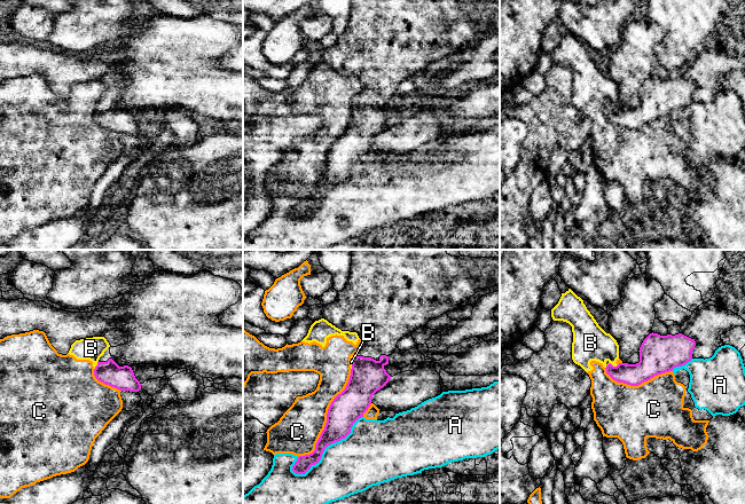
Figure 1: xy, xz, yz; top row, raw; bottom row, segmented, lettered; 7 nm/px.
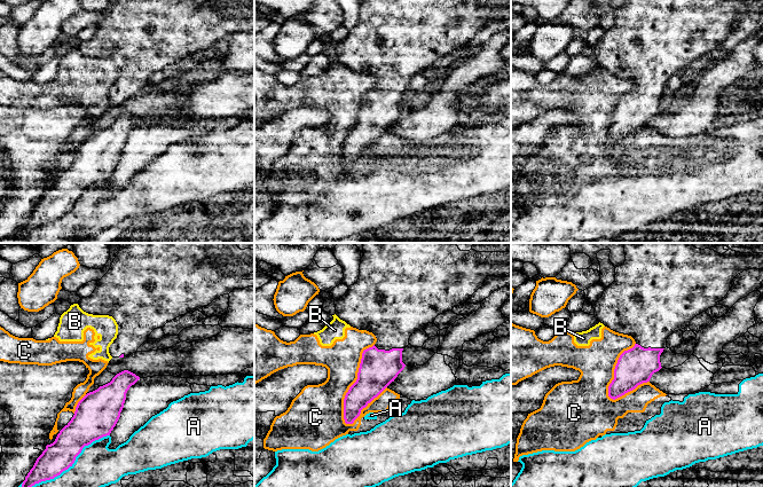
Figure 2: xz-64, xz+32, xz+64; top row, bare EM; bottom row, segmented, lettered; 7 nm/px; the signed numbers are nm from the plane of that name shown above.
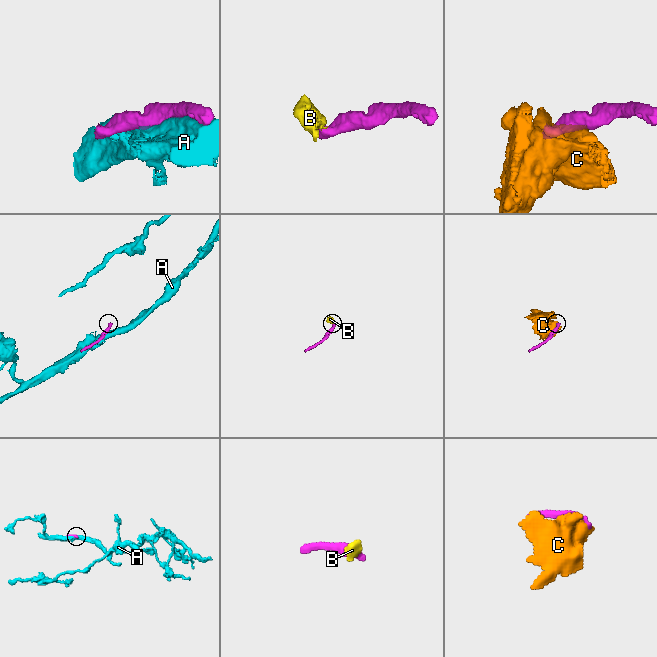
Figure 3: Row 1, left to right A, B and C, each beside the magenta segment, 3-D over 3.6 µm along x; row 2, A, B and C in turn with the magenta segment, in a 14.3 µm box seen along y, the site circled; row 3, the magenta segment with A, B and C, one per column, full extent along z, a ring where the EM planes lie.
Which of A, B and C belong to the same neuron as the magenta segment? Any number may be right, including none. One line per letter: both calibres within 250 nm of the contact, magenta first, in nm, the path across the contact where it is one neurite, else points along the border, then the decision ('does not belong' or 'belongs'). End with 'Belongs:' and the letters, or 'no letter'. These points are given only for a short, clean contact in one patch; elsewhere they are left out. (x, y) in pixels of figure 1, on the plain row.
A: 200/400 nm | does not belong
B: 160/260 nm | along yz (618, 108), (609, 107), (605, 111) | does not belong
C: 220/300 nm | does not belong
Belongs: no letter

